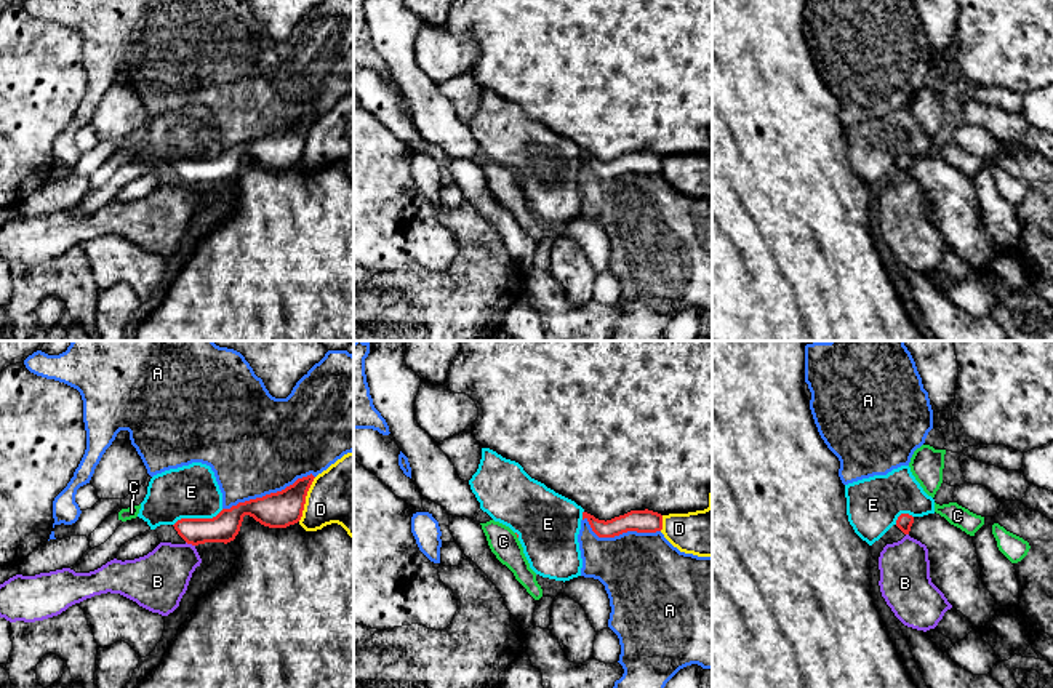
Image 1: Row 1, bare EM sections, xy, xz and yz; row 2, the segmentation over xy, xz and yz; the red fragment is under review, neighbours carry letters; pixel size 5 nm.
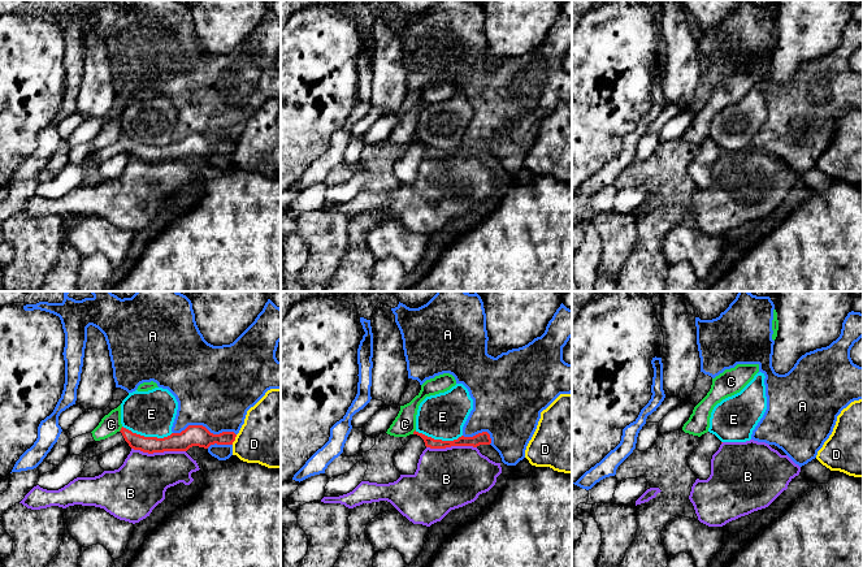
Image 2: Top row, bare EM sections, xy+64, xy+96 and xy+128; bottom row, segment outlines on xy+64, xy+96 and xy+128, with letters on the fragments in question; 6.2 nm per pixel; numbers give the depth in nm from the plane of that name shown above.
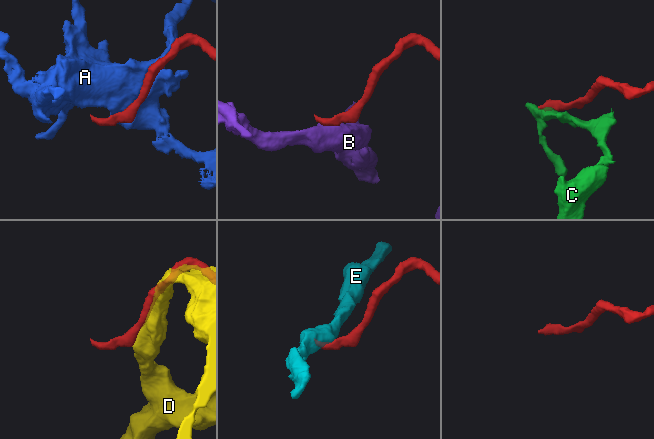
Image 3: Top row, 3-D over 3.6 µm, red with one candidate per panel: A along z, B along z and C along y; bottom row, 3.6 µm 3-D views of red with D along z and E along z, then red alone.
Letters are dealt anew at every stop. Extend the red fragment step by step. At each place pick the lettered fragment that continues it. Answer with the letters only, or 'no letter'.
no letter

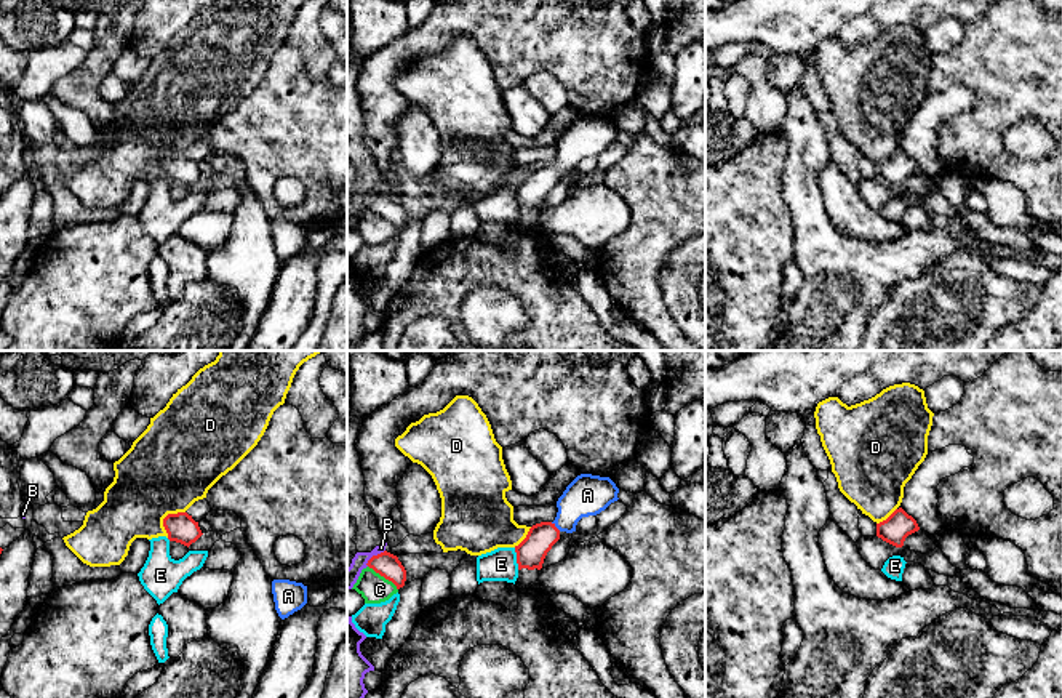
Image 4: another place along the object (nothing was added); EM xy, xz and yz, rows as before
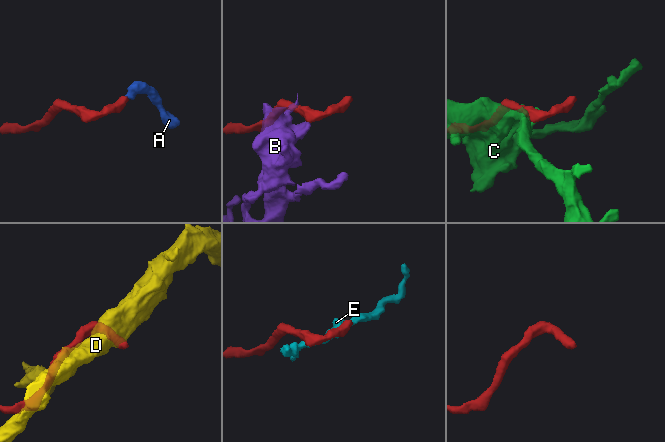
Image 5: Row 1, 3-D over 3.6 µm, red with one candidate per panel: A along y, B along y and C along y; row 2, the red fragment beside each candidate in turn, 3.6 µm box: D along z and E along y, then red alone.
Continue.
A

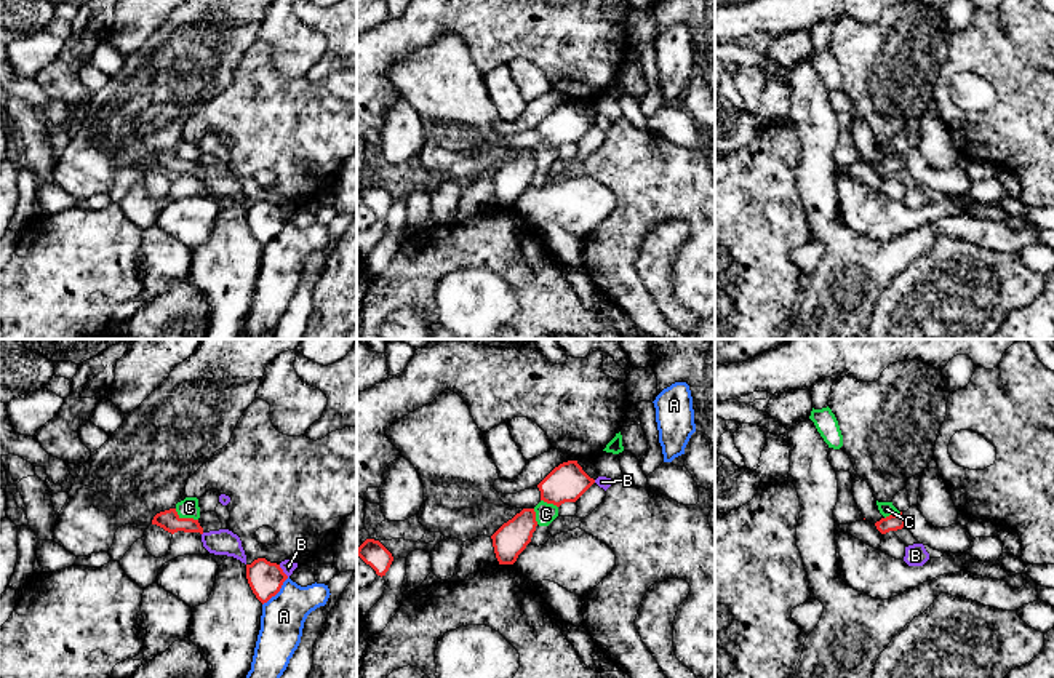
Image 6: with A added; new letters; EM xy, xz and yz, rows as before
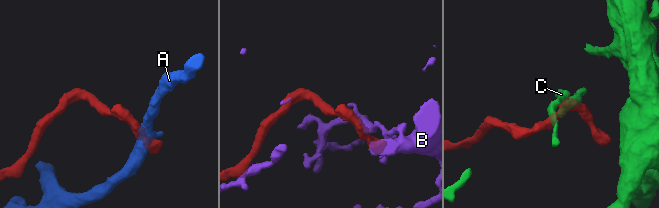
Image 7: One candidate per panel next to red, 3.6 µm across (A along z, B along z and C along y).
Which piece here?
no letter

